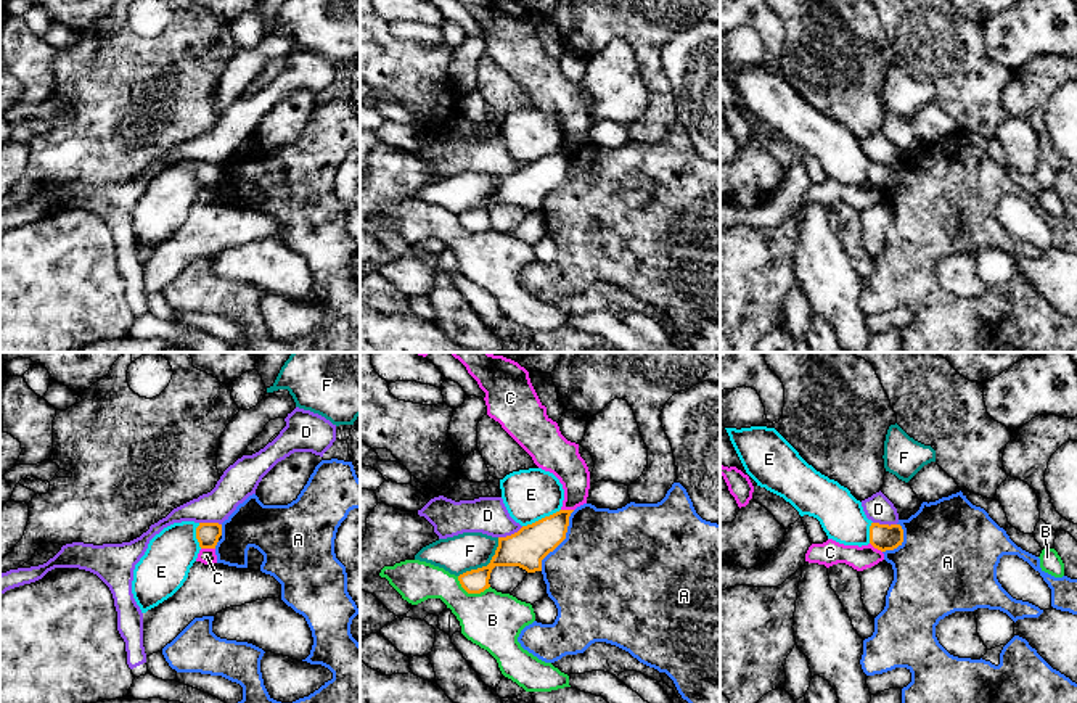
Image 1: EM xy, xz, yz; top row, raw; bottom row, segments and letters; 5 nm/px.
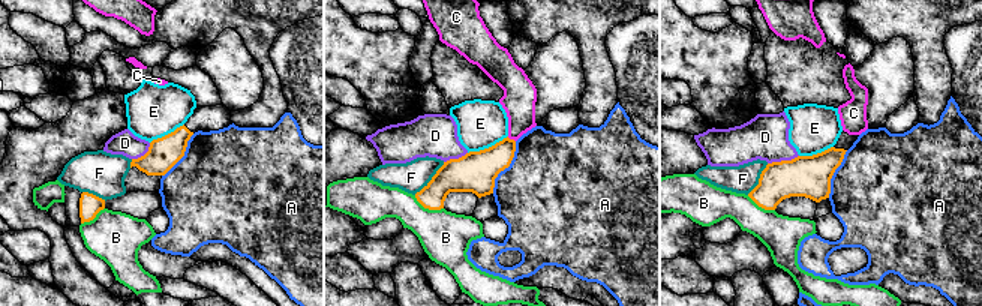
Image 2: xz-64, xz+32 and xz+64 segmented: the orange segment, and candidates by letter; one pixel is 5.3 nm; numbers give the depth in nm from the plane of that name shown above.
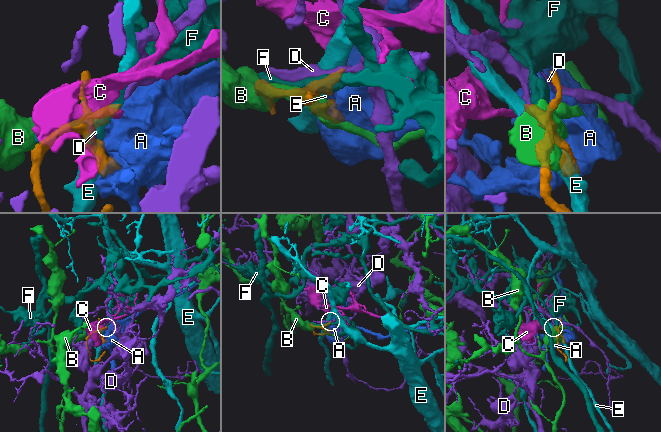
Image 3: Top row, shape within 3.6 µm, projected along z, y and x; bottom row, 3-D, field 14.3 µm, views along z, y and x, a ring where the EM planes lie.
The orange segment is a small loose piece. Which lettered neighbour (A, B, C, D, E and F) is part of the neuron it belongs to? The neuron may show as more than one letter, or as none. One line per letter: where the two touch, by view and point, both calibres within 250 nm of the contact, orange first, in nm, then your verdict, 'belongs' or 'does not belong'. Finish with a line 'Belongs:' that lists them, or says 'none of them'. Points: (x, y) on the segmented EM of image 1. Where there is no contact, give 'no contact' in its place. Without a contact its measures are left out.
A: xz (561, 541) | 190/500 nm | does not belong
B: xz (471, 592) | 120/280 nm | does not belong
C: xy (208, 547) | 120/80 nm | does not belong
D: xz (511, 534) | 190/190 nm | does not belong
E: xz (542, 518) | 190/260 nm | does not belong
F: xz (487, 565) | 190/190 nm | does not belong
Belongs: none of them

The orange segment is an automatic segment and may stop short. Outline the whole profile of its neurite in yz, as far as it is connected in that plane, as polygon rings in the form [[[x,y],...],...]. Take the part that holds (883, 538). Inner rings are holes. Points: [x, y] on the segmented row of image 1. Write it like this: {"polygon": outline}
{"polygon": [[[871,523],[870,526],[870,544],[881,550],[894,550],[903,542],[903,529],[900,524],[879,524]]]}

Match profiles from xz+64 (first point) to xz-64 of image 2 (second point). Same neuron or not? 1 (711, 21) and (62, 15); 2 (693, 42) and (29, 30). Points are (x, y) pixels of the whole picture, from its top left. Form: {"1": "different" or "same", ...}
{"1": "different", "2": "different"}

